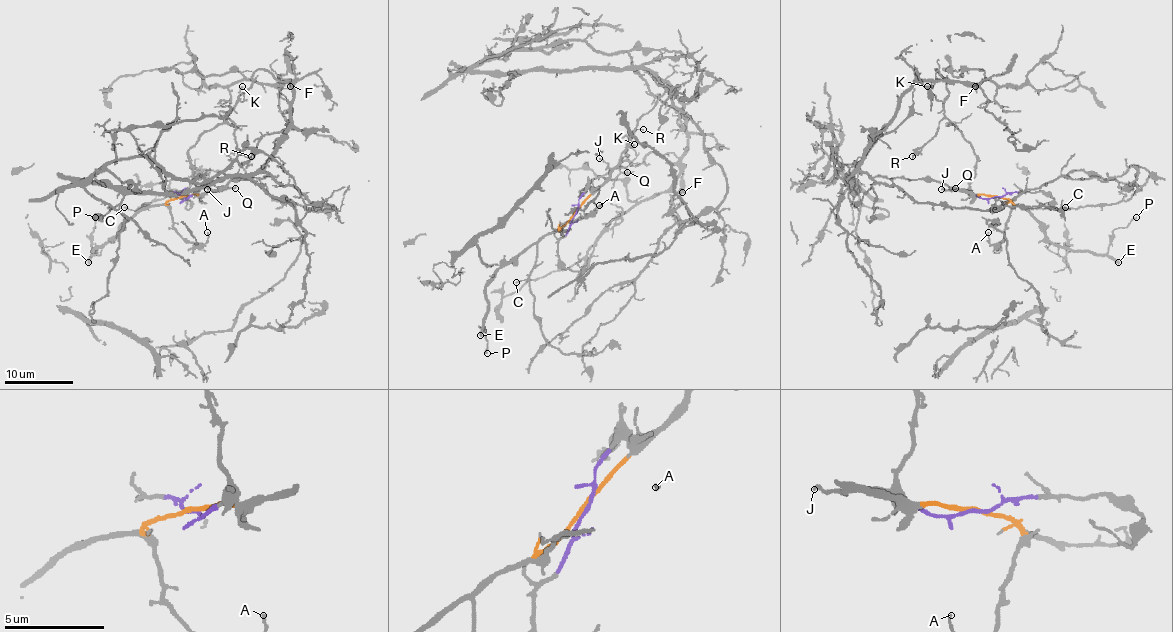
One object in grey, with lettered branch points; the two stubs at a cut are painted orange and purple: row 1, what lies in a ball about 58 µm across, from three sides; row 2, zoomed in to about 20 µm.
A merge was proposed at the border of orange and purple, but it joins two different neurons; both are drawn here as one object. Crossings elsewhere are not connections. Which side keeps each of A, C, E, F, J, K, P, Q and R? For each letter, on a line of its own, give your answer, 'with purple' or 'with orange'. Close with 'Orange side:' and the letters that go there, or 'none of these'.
A: with orange
C: with orange
E: with orange
F: with purple
J: with orange
K: with purple
P: with orange
Q: with orange
R: with purple
Orange side: A, C, E, J, P, Q

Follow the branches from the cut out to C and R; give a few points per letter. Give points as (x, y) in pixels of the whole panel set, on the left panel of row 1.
C: (183, 198), (134, 210), (124, 206)
R: (183, 198), (195, 189), (188, 149), (227, 119), (234, 124), (236, 148), (251, 156)

